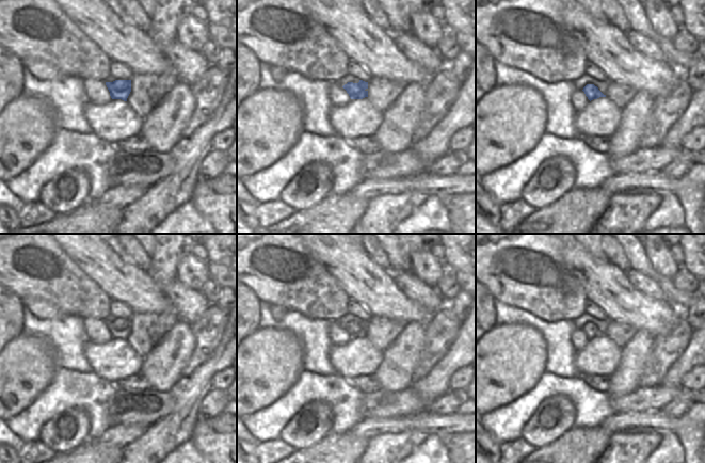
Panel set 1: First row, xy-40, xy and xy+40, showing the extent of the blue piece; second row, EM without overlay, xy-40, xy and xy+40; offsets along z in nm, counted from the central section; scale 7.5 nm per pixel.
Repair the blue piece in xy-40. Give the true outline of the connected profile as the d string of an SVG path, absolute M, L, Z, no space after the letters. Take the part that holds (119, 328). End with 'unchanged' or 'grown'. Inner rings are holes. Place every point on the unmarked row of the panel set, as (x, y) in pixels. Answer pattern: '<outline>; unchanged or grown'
M115 319L113 321L106 321L112 338L122 338L127 340L131 331L131 319Z; unchanged

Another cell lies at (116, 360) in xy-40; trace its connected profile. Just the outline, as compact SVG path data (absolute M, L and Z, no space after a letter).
M112 338L102 345L89 340L84 346L84 356L95 374L114 384L139 373L144 361L144 357L122 338Z

